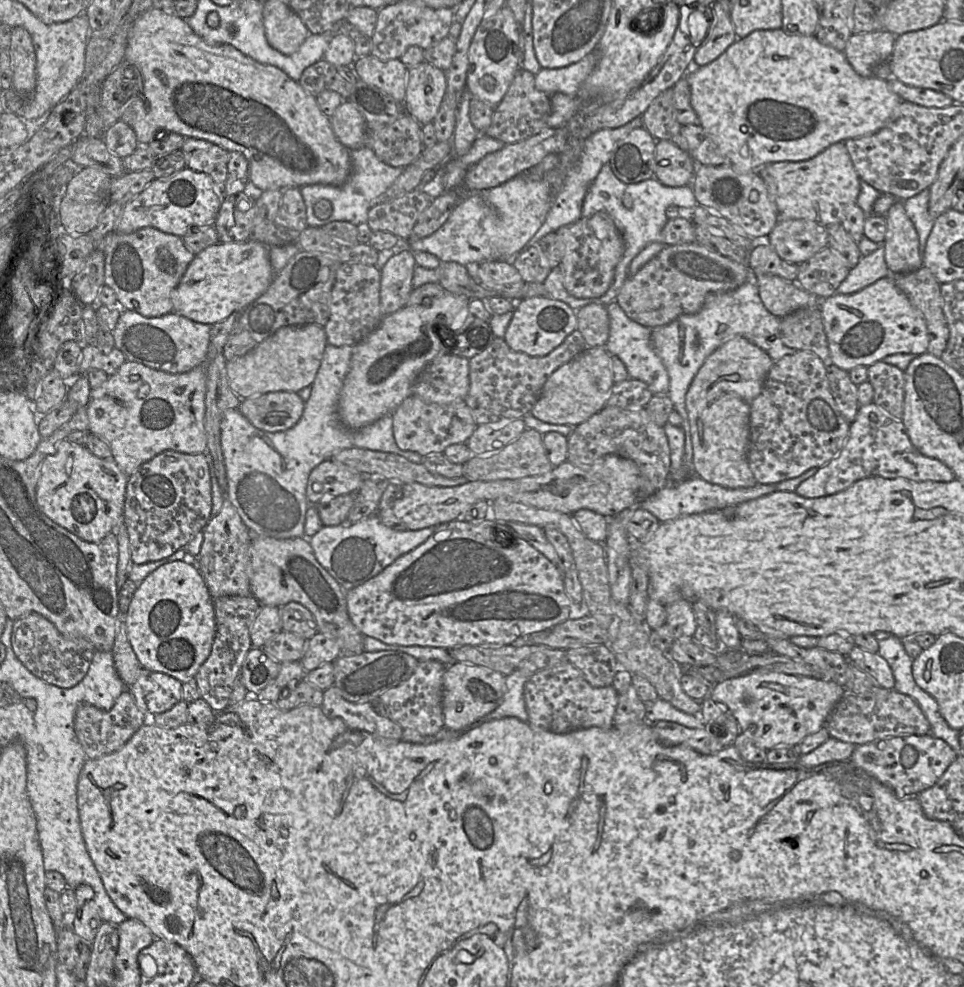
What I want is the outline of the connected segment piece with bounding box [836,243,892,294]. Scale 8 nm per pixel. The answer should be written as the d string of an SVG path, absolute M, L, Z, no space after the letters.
M882 243L876 250L860 258L856 266L850 270L839 285L836 293L855 293L888 275L892 274L890 274L885 261L885 250Z

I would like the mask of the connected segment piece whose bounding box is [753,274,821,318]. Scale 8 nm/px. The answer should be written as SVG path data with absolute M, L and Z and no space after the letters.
M771 274L753 277L758 286L759 295L765 308L774 316L782 318L800 309L819 308L821 299L802 289L796 282L790 282L779 276Z

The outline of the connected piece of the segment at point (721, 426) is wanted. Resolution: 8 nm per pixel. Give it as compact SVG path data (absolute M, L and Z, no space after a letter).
M741 336L727 340L704 361L686 394L694 475L709 483L731 489L749 488L758 483L748 463L750 413L752 402L761 392L773 362L763 349Z

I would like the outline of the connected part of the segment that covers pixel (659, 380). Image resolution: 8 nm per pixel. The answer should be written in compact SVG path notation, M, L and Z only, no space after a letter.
M615 300L609 302L606 308L610 319L610 331L604 347L608 353L619 357L625 364L629 377L645 382L653 395L667 394L669 375L662 360L652 348L652 329L629 318Z

